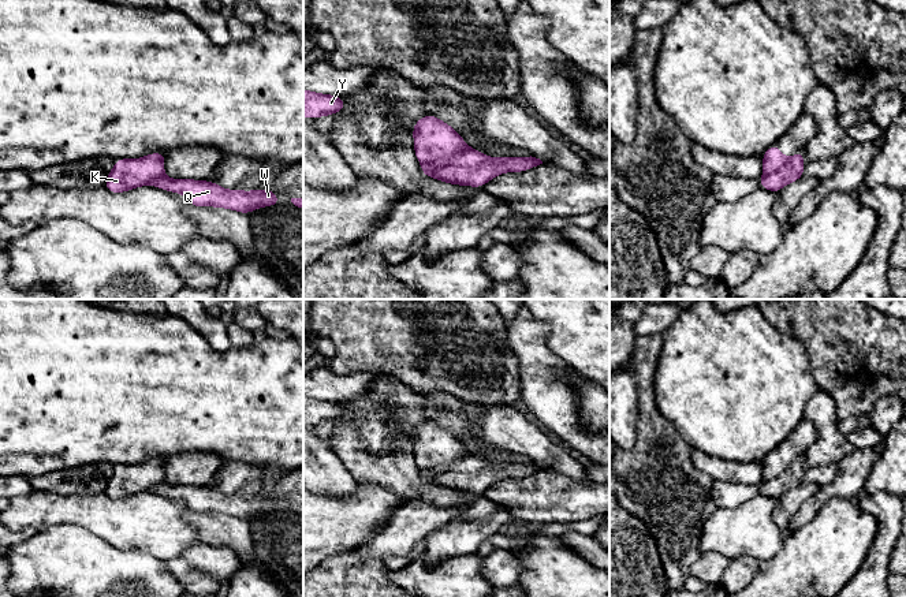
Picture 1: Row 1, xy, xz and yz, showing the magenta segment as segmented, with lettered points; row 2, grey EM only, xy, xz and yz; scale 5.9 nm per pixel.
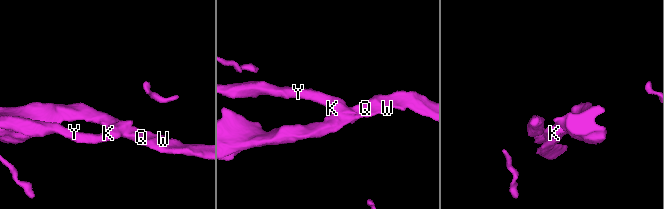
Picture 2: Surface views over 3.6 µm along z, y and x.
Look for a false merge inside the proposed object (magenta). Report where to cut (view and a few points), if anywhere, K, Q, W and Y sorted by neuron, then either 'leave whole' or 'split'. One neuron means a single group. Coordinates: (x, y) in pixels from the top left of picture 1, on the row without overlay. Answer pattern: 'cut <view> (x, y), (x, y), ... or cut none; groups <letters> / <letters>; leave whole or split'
cut xz (466, 451), (462, 458), (447, 469), (422, 470); groups K Y / Q W; split

